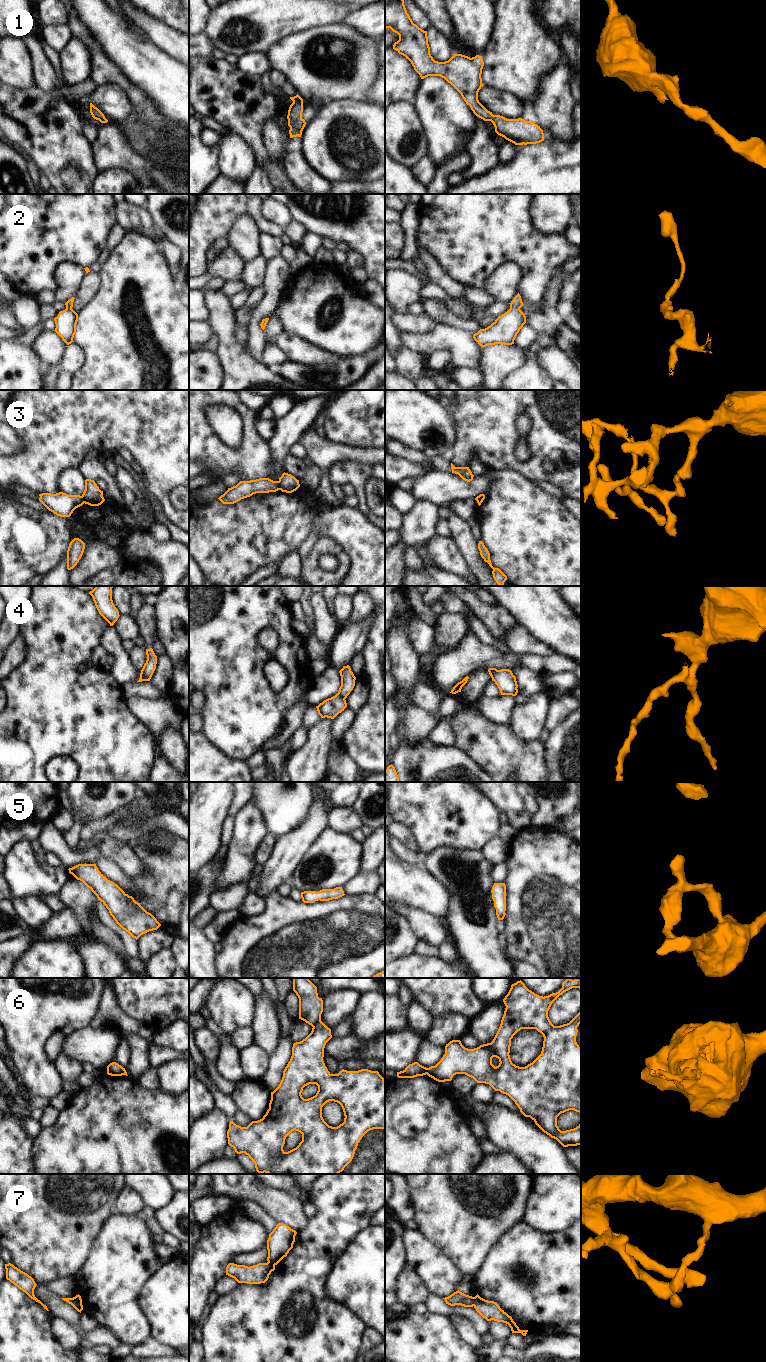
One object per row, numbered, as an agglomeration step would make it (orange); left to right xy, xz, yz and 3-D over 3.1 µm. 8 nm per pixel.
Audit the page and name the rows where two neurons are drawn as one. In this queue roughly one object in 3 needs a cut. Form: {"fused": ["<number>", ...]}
{"fused": ["3", "4", "6", "7"]}

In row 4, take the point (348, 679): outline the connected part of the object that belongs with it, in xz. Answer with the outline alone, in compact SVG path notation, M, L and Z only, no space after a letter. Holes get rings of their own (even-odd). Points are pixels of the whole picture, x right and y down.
M349 665L343 666L343 668L339 671L339 673L341 676L341 686L337 694L341 698L346 699L355 686L356 677L351 671Z

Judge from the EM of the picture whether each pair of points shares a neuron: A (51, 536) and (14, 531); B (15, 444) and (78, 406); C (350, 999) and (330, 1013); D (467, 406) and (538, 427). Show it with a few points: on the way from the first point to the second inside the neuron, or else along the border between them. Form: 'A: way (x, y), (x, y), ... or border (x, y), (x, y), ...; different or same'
A: way (42, 536), (23, 536); same
B: border (14, 431), (23, 447), (10, 456); different
C: way (345, 1002), (335, 1008); same
D: way (488, 404), (527, 403), (530, 406); same

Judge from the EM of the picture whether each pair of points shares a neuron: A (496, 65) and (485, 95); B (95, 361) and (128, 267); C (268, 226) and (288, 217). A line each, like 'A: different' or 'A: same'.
A: different
B: same
C: different

